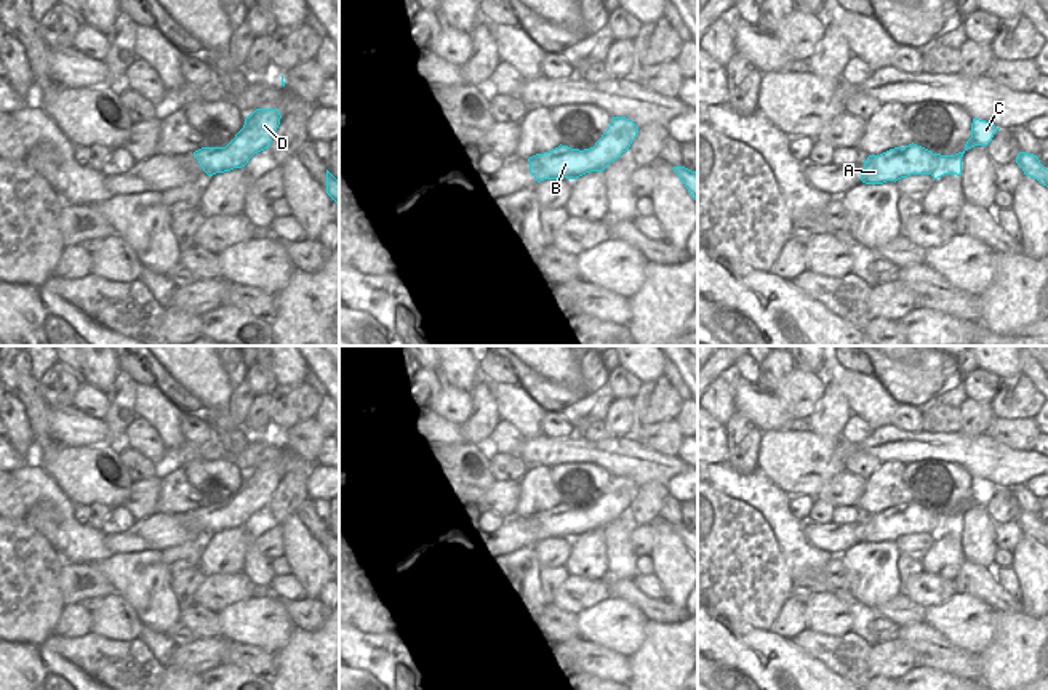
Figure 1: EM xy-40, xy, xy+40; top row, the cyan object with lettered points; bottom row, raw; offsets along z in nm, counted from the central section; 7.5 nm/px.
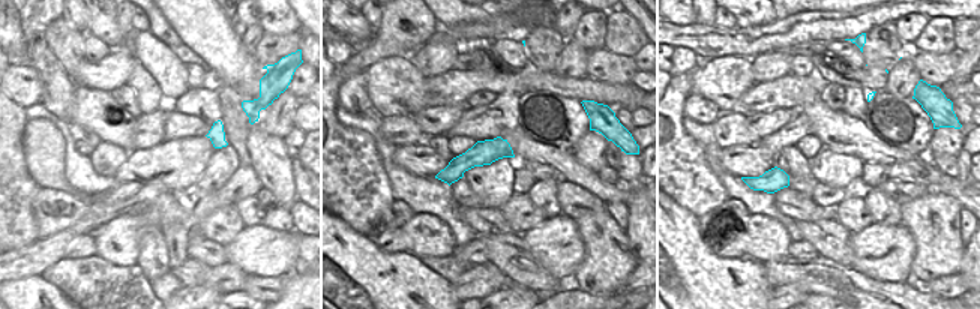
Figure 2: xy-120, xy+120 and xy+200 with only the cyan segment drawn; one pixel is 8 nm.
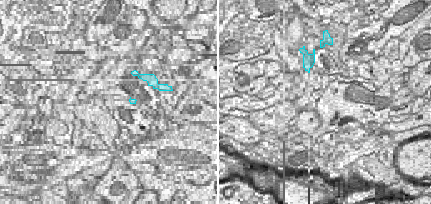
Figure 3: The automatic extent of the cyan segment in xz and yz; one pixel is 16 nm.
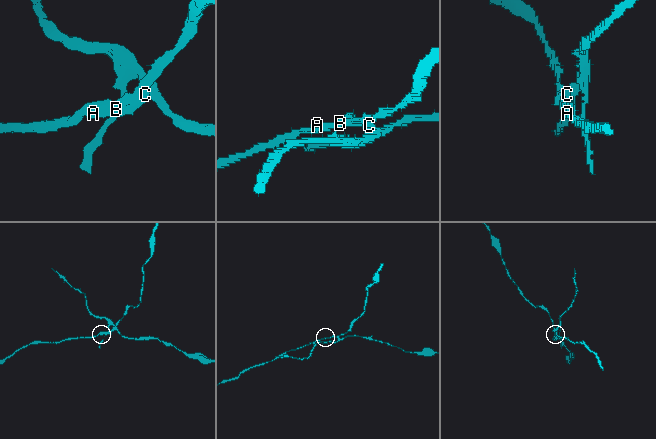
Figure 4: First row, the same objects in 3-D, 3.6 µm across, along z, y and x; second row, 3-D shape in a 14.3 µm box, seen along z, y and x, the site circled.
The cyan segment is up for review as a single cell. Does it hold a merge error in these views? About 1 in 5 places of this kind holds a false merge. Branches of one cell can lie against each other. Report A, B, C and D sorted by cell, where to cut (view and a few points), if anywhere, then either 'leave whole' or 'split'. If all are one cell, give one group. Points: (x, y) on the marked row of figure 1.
A B D / C | xy+40 (973, 120), (973, 135), (984, 144) | split

